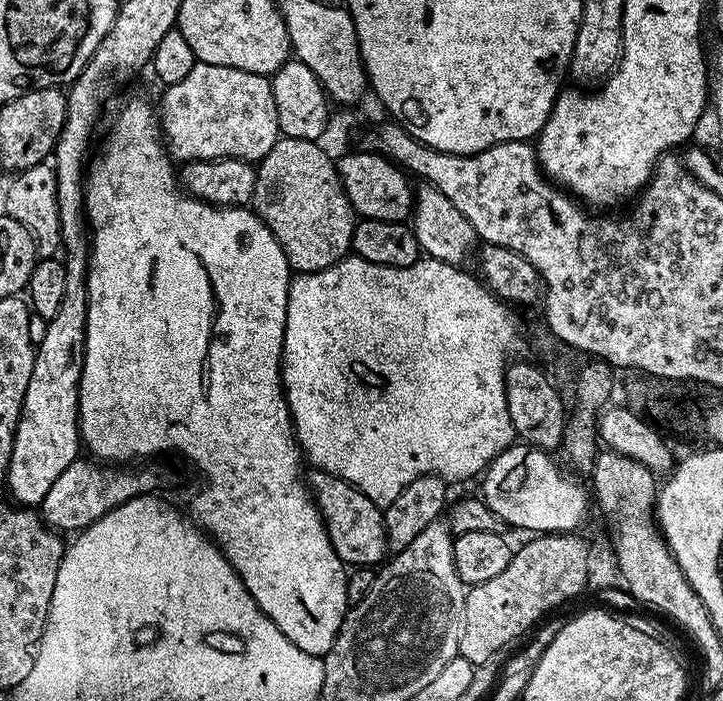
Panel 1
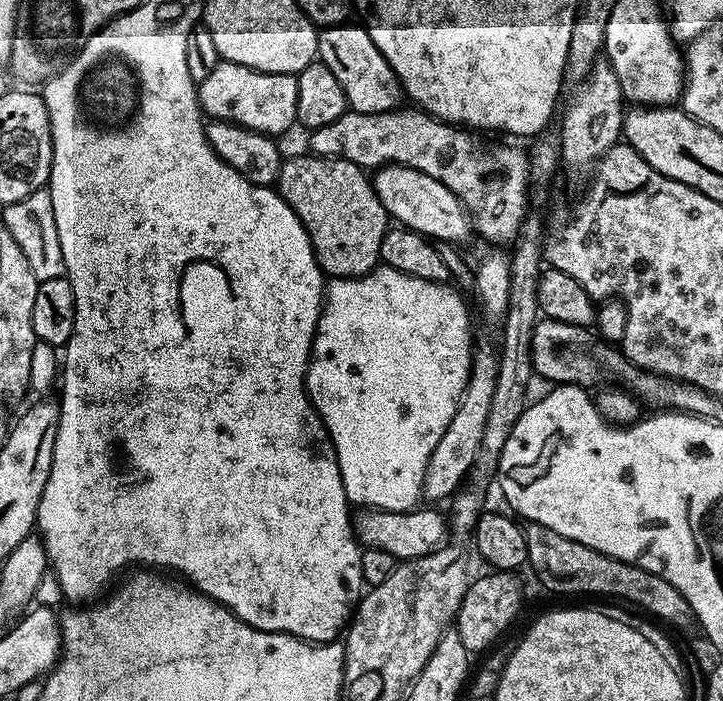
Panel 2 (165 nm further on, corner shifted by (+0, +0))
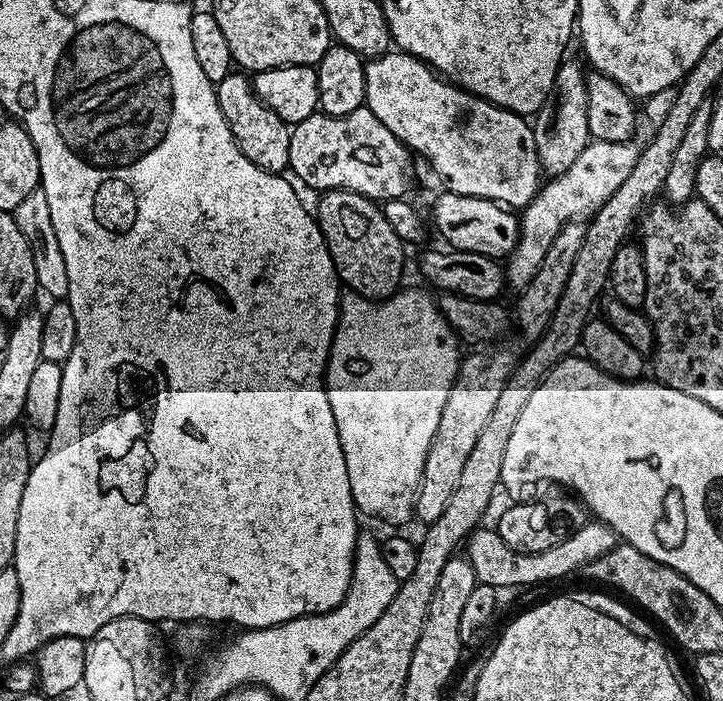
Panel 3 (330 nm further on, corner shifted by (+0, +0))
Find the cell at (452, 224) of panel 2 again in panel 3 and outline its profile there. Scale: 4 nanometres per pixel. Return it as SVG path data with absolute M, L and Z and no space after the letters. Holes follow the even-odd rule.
M447 190L441 193L432 208L432 220L449 249L486 254L491 260L507 258L512 253L520 237L520 221L515 211L495 200L463 196Z

